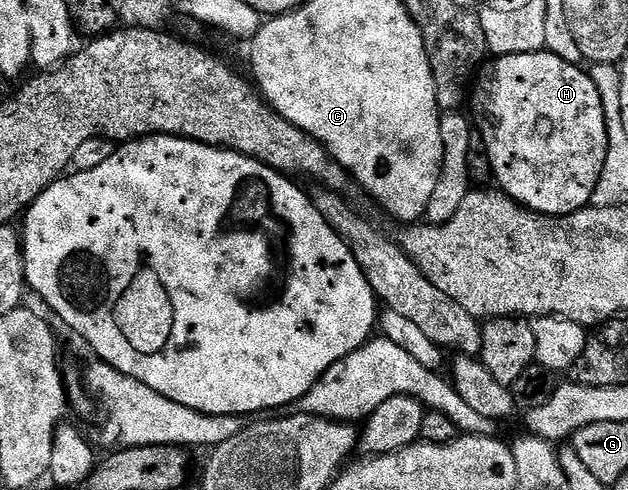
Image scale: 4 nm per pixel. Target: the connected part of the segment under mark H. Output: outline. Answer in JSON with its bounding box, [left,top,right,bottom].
[471,50,607,216]

